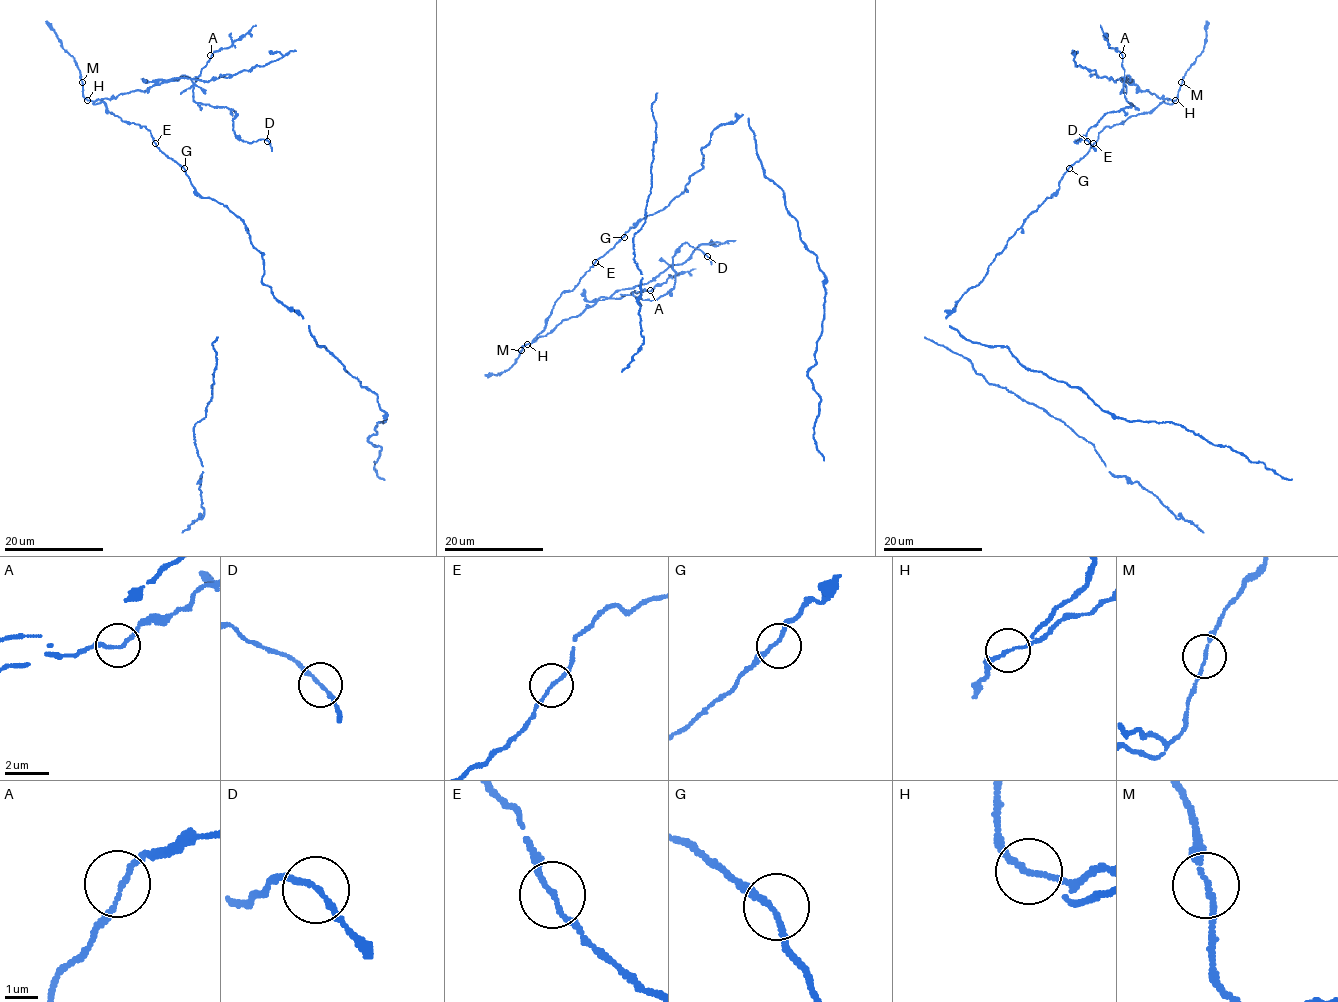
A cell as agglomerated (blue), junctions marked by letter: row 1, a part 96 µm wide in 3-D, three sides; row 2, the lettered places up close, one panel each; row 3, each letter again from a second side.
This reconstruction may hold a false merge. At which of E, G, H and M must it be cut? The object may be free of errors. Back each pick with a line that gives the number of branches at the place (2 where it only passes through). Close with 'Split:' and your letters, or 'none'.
H: branches 2
Split: H

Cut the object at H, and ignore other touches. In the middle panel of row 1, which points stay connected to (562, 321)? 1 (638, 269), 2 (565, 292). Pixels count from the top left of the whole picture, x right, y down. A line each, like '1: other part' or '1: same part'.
1: other part
2: other part

